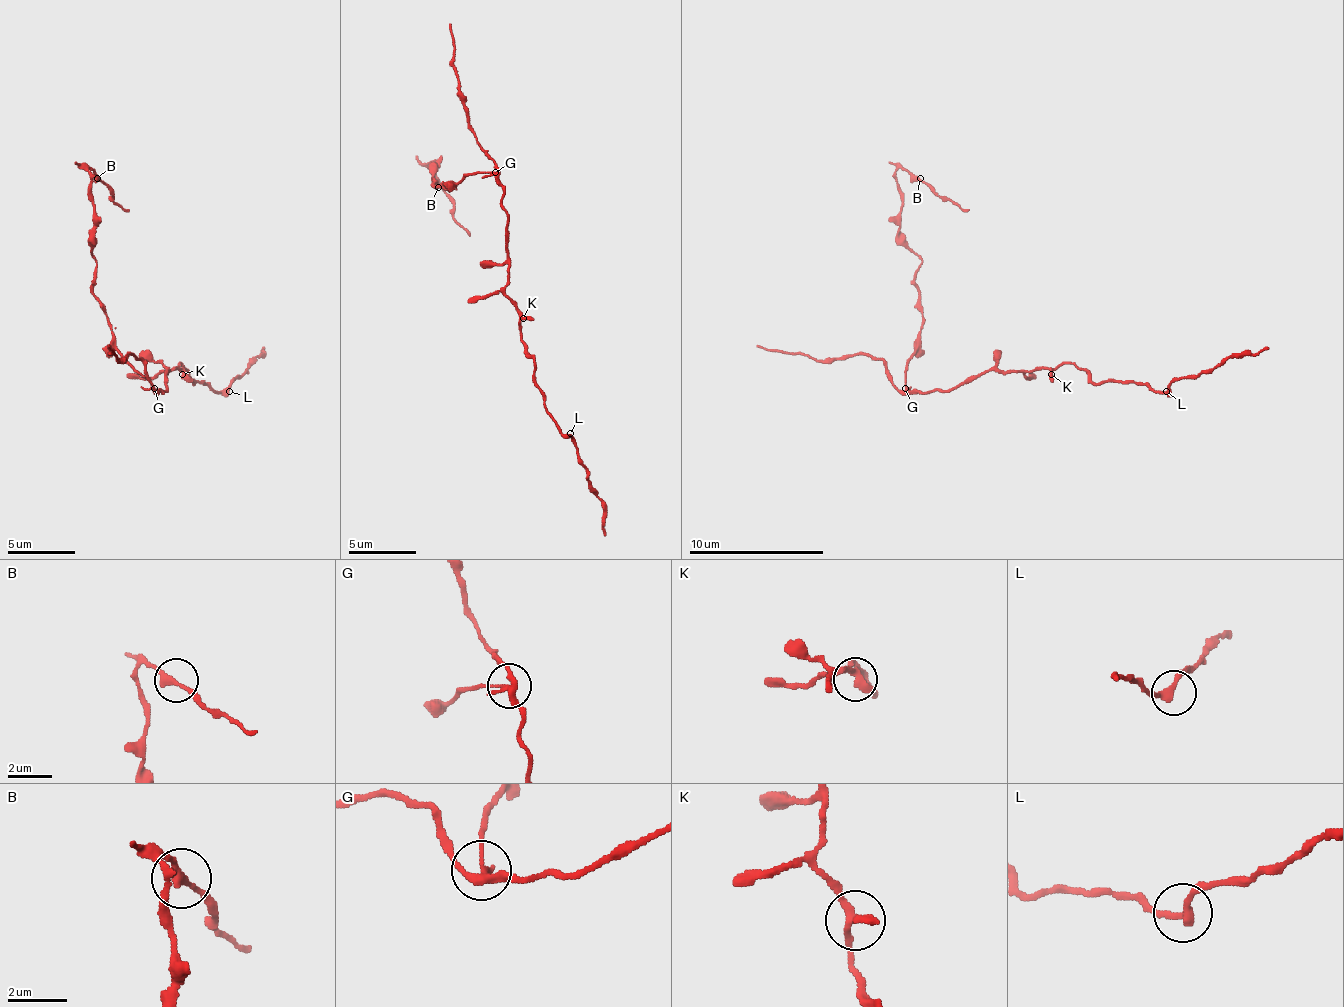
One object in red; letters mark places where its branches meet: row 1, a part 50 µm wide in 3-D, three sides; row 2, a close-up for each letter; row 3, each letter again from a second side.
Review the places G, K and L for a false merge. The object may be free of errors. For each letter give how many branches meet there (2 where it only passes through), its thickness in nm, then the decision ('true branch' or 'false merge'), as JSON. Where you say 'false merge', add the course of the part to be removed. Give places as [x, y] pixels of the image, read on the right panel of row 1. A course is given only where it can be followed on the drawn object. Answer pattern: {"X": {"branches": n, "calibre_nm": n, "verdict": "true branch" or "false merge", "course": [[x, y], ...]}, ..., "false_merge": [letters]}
{"G": {"branches": 3, "calibre_nm": 240, "verdict": "false merge", "course": [[906, 388], [906, 361], [923, 313], [920, 256], [899, 229], [903, 192], [896, 171], [906, 168], [970, 209]]}, "K": {"branches": 2, "calibre_nm": 280, "verdict": "true branch"}, "L": {"branches": 2, "calibre_nm": 280, "verdict": "true branch"}, "false_merge": ["G"]}

